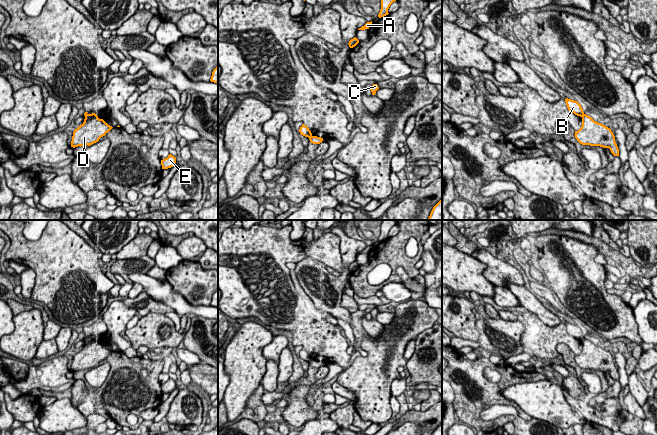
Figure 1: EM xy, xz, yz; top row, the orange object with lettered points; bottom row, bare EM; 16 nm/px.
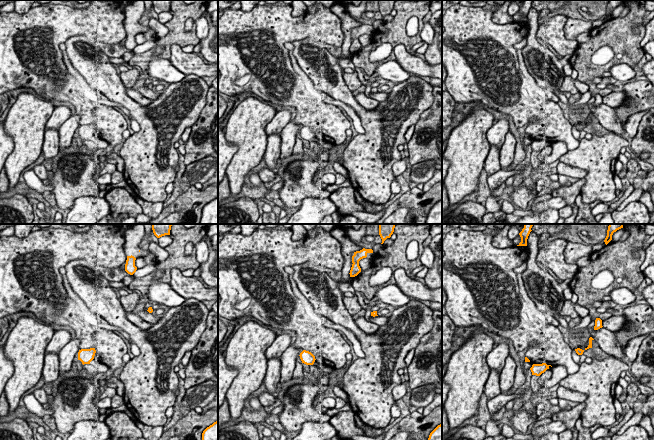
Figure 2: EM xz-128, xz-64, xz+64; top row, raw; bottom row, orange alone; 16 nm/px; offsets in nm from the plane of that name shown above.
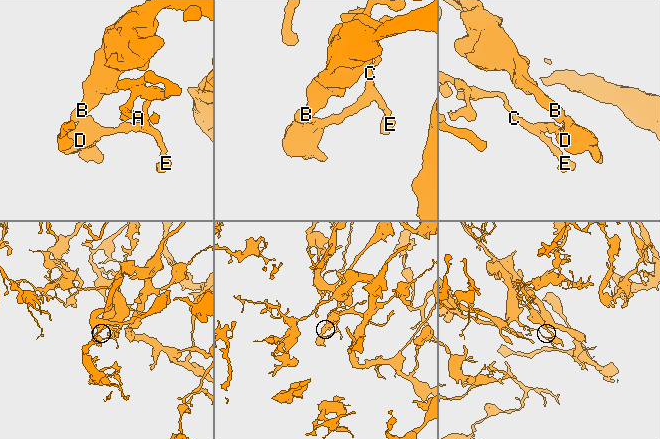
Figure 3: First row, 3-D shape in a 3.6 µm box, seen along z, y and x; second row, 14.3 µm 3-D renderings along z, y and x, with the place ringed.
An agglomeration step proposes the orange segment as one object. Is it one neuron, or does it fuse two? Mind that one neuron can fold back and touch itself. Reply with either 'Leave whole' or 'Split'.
Split

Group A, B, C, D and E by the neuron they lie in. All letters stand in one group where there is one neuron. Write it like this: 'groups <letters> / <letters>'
groups A C D E / B

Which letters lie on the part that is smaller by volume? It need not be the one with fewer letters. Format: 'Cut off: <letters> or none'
Cut off: B

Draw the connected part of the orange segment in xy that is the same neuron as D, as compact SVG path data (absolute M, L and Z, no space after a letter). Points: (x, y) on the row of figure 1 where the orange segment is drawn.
M95 113L87 114L83 124L73 132L71 147L90 146L98 142L112 128L103 119L99 119Z

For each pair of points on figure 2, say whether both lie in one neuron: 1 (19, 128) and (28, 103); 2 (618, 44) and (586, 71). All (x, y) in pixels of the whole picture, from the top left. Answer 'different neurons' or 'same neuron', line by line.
1: same neuron
2: same neuron

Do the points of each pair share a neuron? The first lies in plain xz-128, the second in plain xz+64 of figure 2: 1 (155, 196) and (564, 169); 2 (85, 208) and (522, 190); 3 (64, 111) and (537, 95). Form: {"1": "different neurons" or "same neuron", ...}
{"1": "different neurons", "2": "different neurons", "3": "different neurons"}

